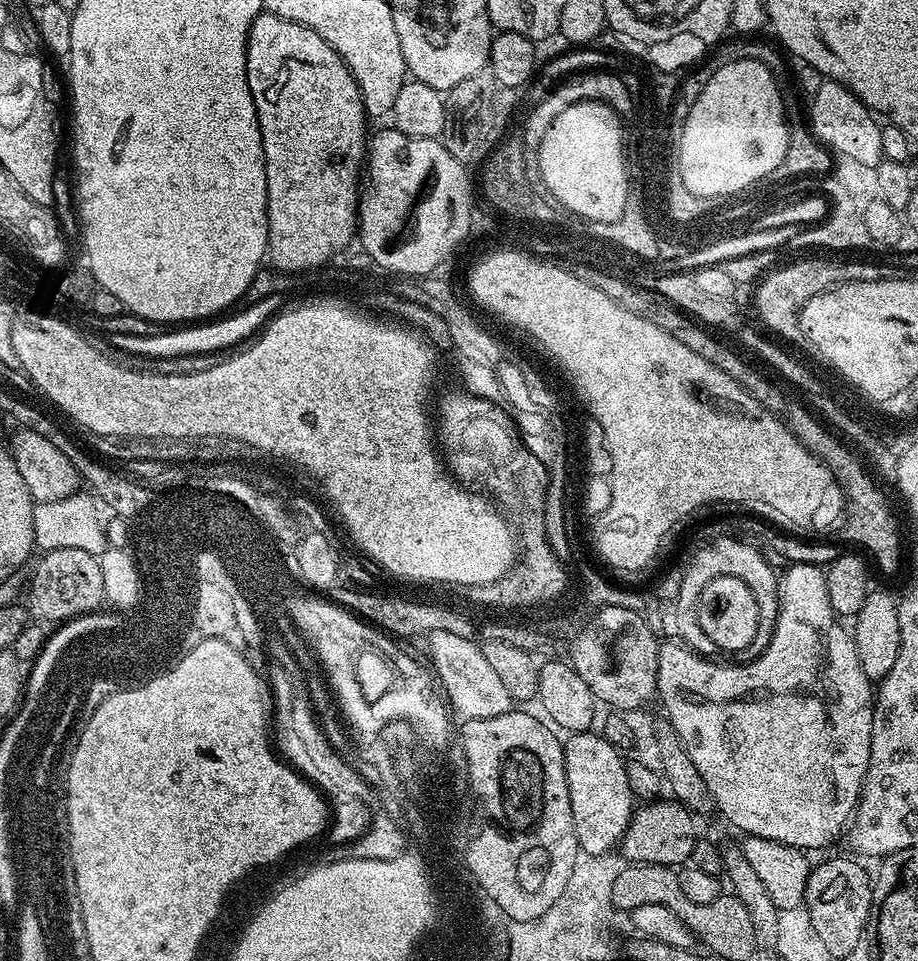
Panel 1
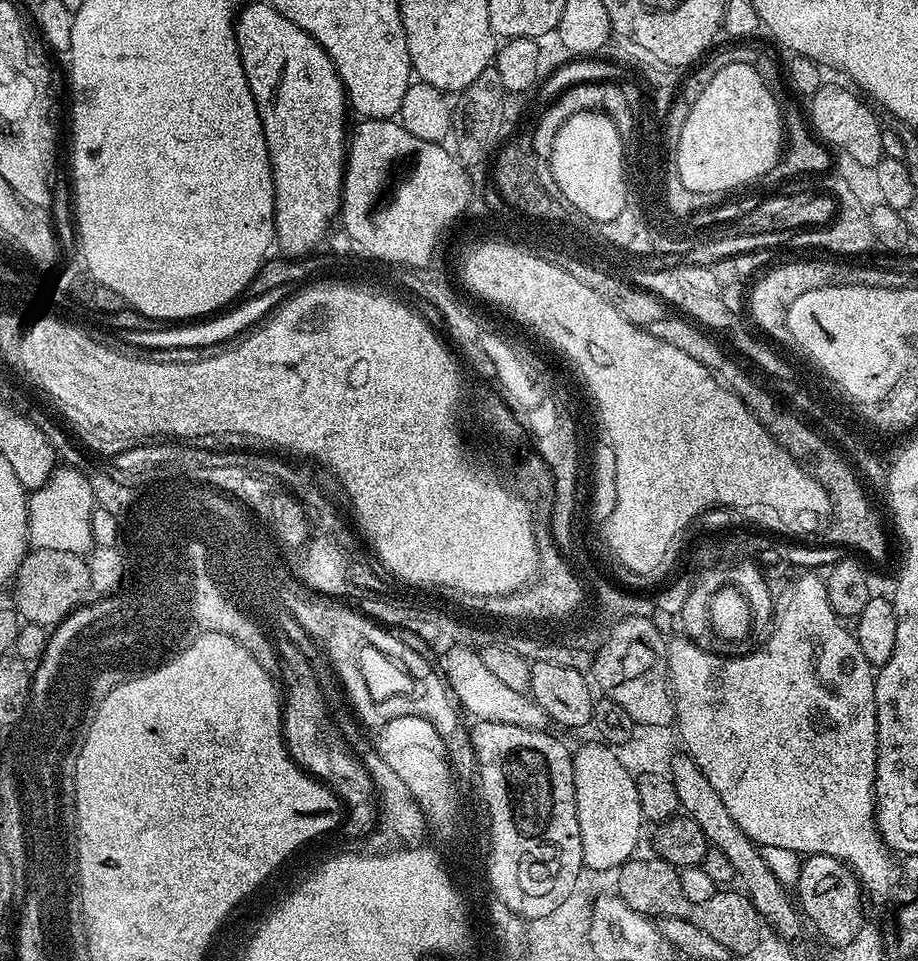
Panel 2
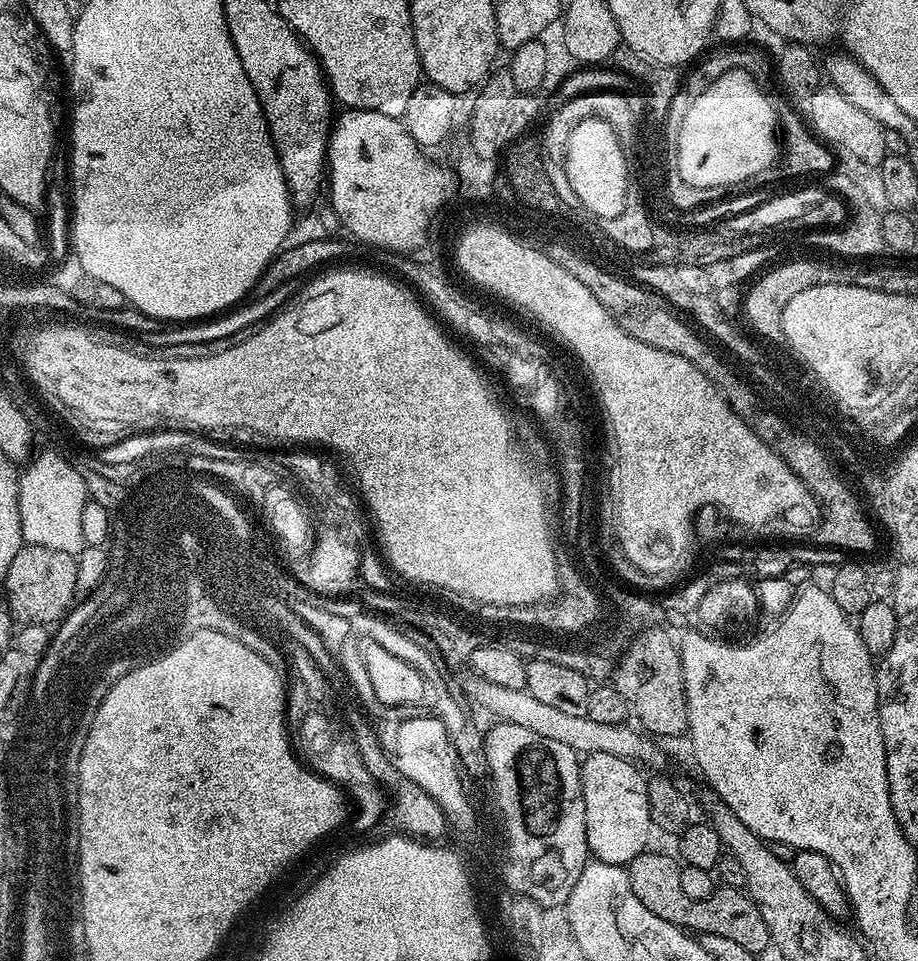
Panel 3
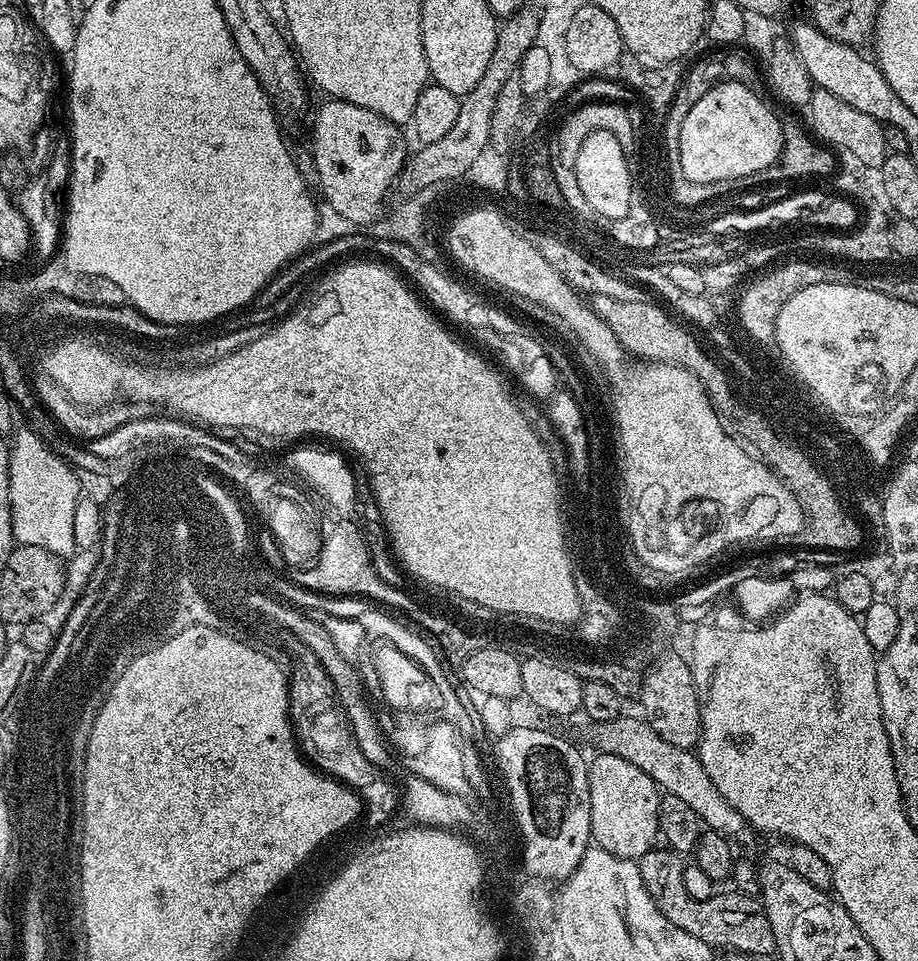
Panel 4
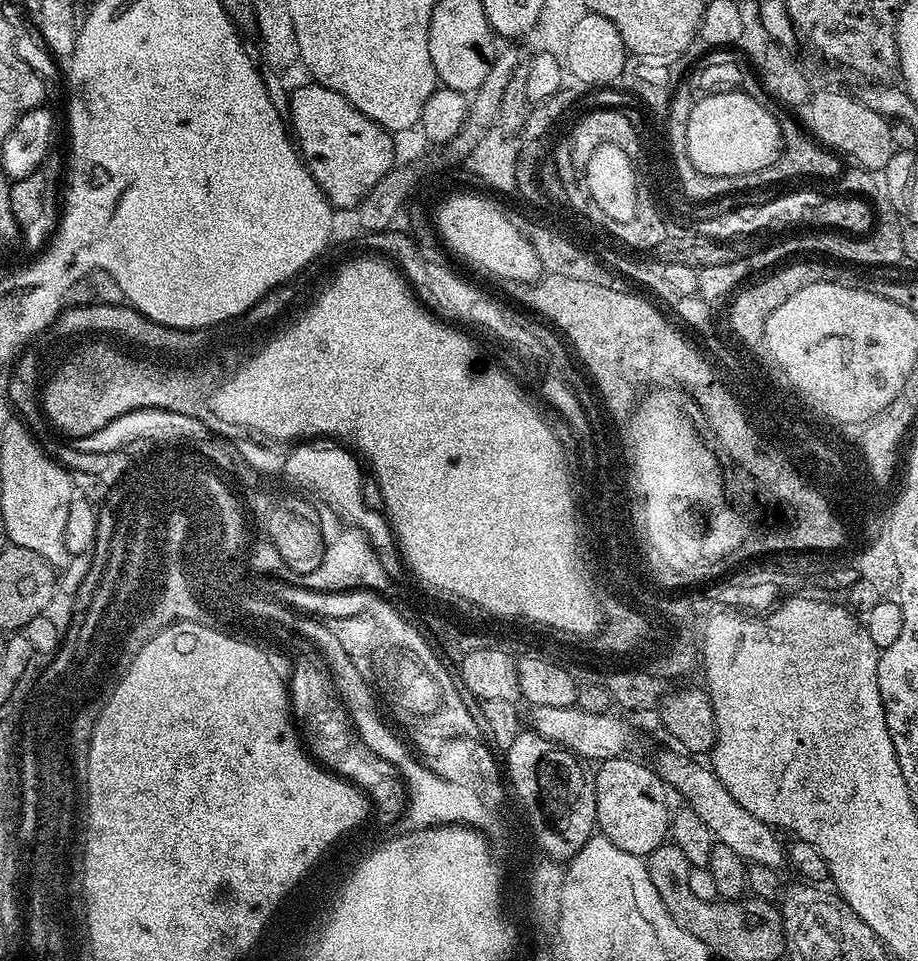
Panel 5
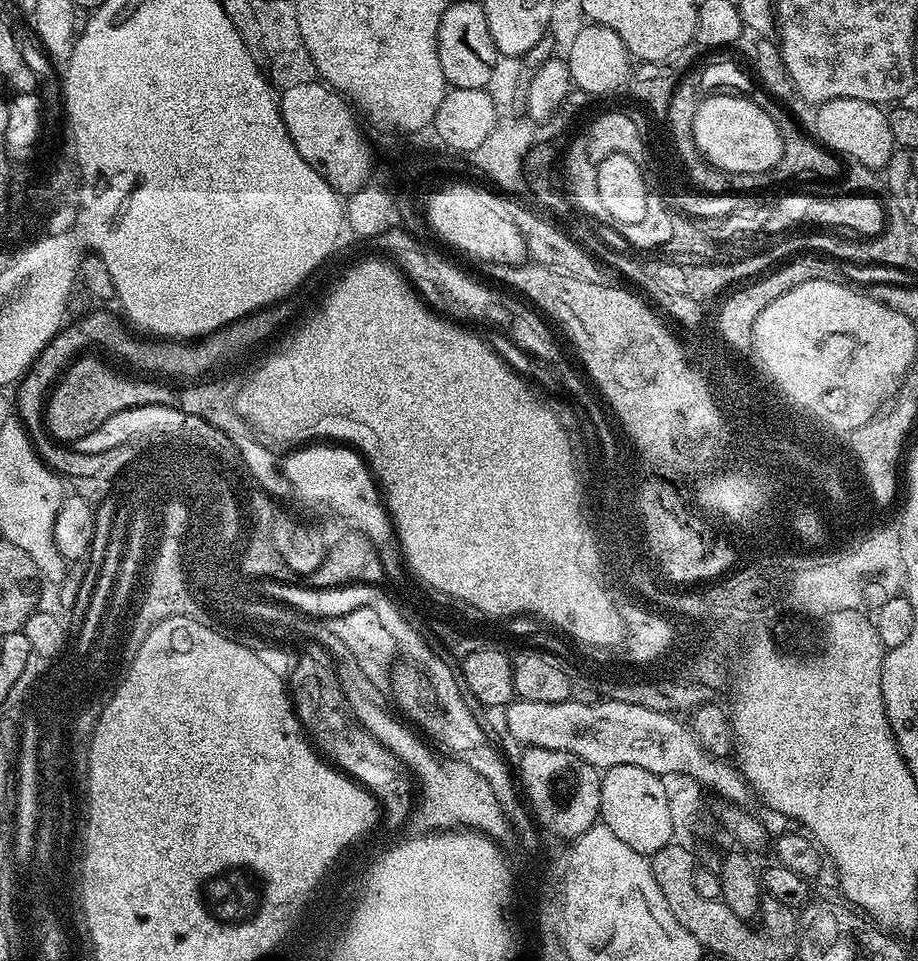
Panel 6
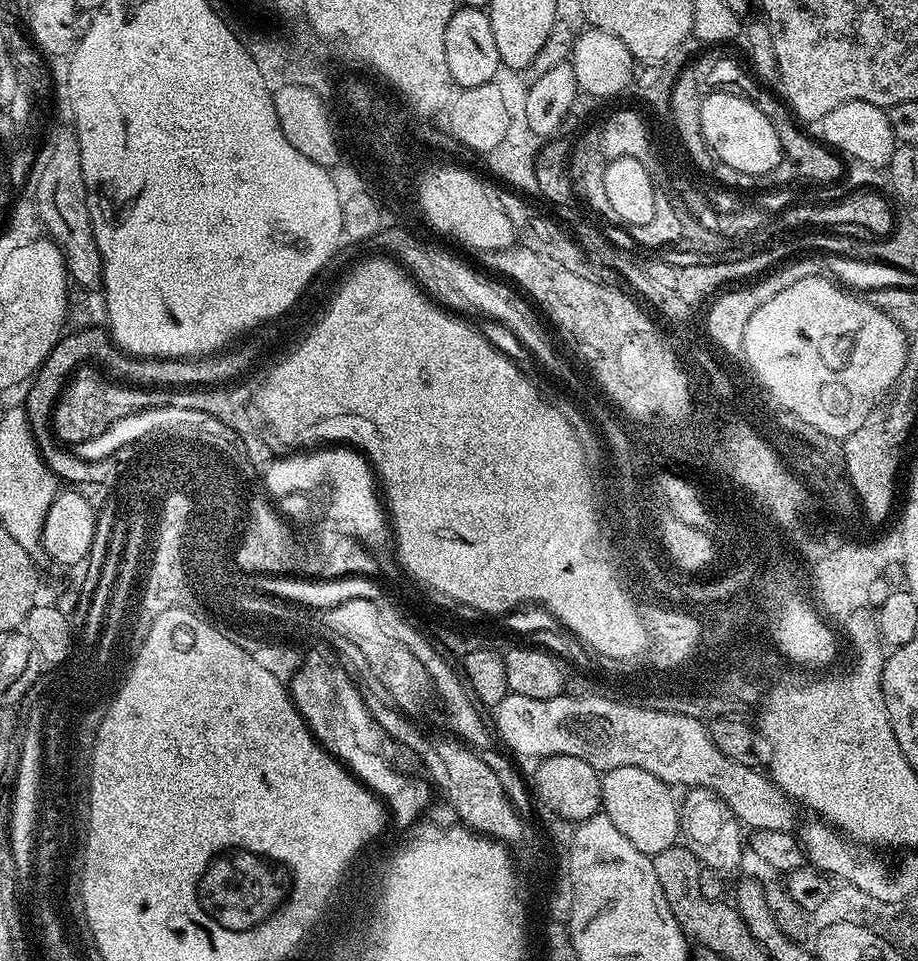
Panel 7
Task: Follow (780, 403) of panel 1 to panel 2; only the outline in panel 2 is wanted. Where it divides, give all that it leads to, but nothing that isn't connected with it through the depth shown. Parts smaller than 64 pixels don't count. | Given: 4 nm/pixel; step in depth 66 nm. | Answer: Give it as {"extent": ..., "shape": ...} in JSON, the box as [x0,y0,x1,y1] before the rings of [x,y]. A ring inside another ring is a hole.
{"extent":[649,318,888,560],"shape":[[[682,318],[678,322],[658,322],[649,325],[649,331],[660,341],[668,342],[672,346],[678,346],[694,362],[702,362],[712,371],[727,387],[735,392],[737,398],[753,414],[758,414],[758,418],[766,420],[765,430],[769,432],[785,450],[789,452],[795,460],[799,460],[809,472],[812,473],[826,491],[832,503],[832,514],[830,523],[827,525],[826,538],[829,545],[839,545],[845,550],[853,548],[856,552],[865,552],[872,560],[884,560],[888,556],[888,536],[884,533],[884,524],[880,521],[880,516],[876,513],[876,508],[872,505],[870,497],[864,493],[861,477],[855,476],[853,472],[848,472],[848,468],[841,464],[833,452],[825,448],[824,444],[817,440],[812,432],[808,432],[799,421],[793,420],[788,413],[780,411],[772,404],[768,398],[766,388],[758,389],[756,386],[759,379],[748,377],[714,341],[703,327],[697,326],[691,319]]]}

